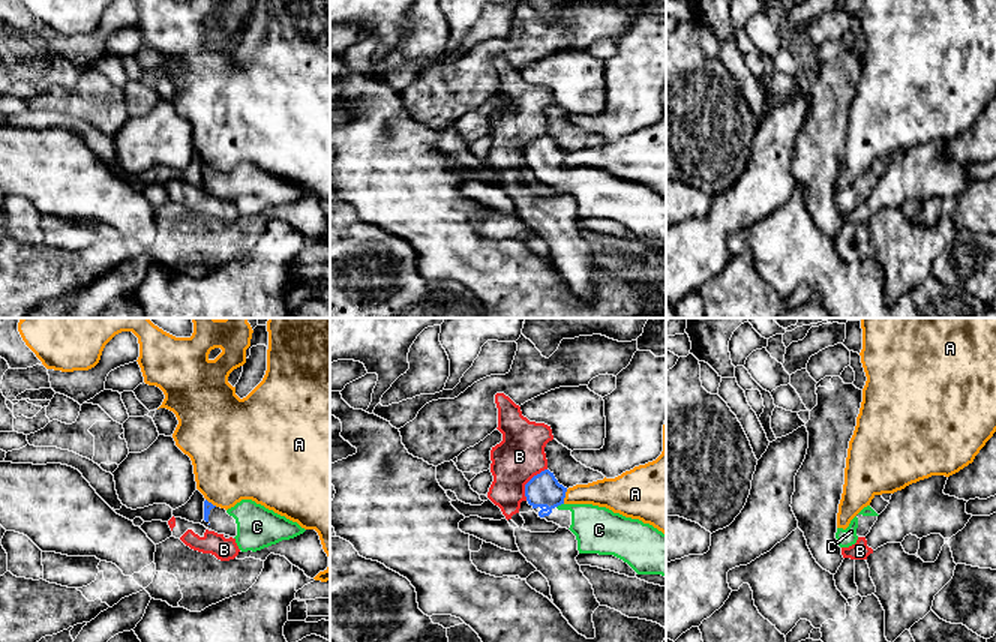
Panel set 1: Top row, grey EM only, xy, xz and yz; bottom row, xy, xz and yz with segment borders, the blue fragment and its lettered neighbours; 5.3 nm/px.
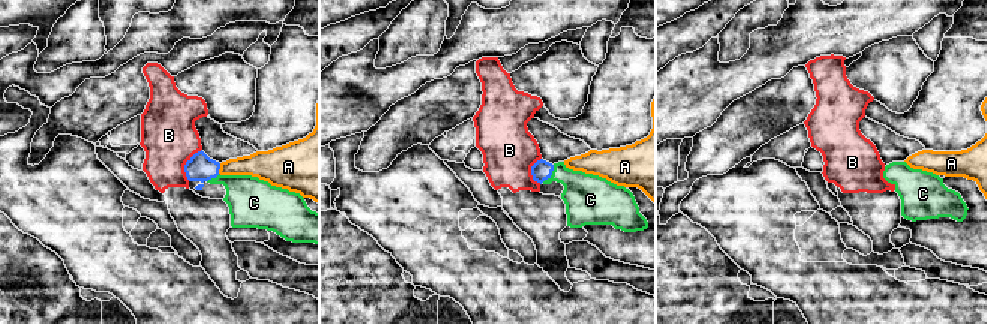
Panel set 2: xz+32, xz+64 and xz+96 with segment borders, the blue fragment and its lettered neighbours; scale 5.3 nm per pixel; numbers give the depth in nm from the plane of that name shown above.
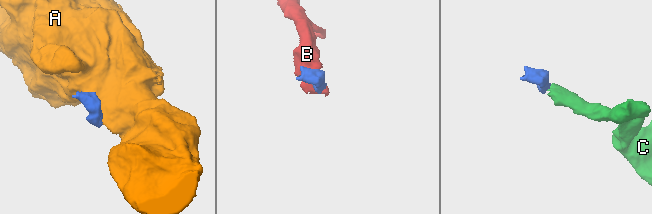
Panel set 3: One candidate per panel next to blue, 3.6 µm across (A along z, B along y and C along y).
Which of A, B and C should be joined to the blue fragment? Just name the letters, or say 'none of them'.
C

